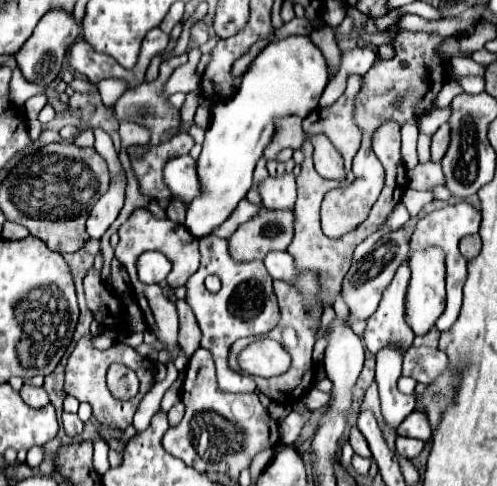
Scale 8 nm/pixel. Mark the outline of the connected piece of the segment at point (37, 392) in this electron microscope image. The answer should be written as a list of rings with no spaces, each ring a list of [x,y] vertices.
[[[23,384],[23,388],[19,390],[21,398],[31,406],[31,408],[41,408],[45,404],[49,404],[49,398],[47,398],[47,392],[43,388],[37,388],[37,386],[31,386],[31,384]]]

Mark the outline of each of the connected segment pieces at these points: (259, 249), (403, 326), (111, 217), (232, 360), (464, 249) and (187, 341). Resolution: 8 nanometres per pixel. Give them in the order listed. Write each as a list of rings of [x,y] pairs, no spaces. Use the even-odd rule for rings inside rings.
[[[263,206],[255,218],[241,224],[229,238],[233,258],[239,262],[263,260],[269,250],[287,250],[293,240],[293,222],[293,210],[267,210]],[[271,222],[279,222],[279,232]]]
[[[403,262],[384,291],[379,308],[367,320],[363,340],[371,354],[377,354],[385,346],[397,346],[405,352],[415,338],[405,322],[405,290],[409,276],[409,264]]]
[[[125,172],[121,176],[111,178],[109,190],[97,200],[97,204],[93,206],[87,218],[87,232],[91,238],[101,238],[119,216],[125,200],[125,186],[127,186]]]
[[[241,338],[241,340],[237,340],[237,342],[231,346],[231,352],[229,352],[229,366],[231,366],[233,370],[237,370],[237,372],[239,372],[237,356],[239,356],[239,352],[241,352],[247,344],[251,344],[251,338]]]
[[[479,234],[465,236],[465,238],[459,242],[459,246],[461,246],[461,254],[463,254],[467,260],[471,260],[471,258],[475,258],[475,256],[481,252],[481,238],[479,238]]]
[[[177,300],[175,306],[179,312],[179,346],[181,346],[183,354],[187,358],[191,358],[195,354],[195,350],[199,348],[201,330],[199,330],[193,310],[189,308],[189,304],[185,300]]]

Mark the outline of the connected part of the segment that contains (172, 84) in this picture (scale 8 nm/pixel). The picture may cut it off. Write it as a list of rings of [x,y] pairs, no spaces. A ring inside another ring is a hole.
[[[193,48],[189,50],[189,62],[181,68],[175,70],[175,74],[169,78],[169,82],[165,84],[165,96],[171,96],[175,92],[195,92],[195,94],[201,94],[199,90],[199,78],[193,74],[195,72],[195,66],[199,64],[201,60],[201,50],[199,48]]]

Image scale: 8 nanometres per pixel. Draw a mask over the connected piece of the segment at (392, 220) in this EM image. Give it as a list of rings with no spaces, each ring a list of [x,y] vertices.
[[[399,202],[399,204],[393,208],[393,212],[389,214],[389,218],[385,220],[385,224],[389,224],[393,230],[397,230],[397,228],[401,228],[407,220],[409,220],[409,212],[407,212],[405,206]]]

